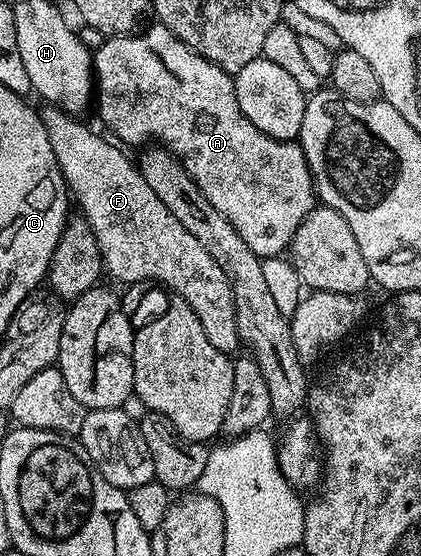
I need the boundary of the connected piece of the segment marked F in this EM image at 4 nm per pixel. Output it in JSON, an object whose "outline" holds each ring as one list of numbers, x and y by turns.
{"outline":[[46,104,44,108,40,110,41,122,47,131,47,139,51,139,51,151,55,151,55,159,76,208,77,205,81,208,78,209,80,216,84,217,99,243,104,272,122,281,125,287,141,285,145,281,162,281,173,295,188,303,191,311,195,311,195,319,203,323,203,331,213,346,219,347,219,351,224,353,236,354,239,342,235,327,235,299,231,295,231,283,227,275,223,275,223,267,219,267,219,263,215,263,211,254,197,242,195,235,191,235,191,231,187,231,187,227,183,227,183,223,179,223,179,219,175,219,175,215,163,207,159,195,147,187,147,179,143,179,137,170,134,158,129,158,125,154,128,152,120,144,114,143,108,136,100,137,95,130,88,129,81,119,74,119,56,105]]}

